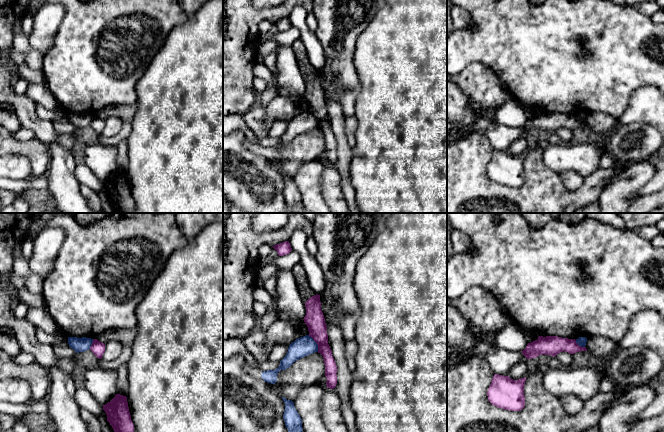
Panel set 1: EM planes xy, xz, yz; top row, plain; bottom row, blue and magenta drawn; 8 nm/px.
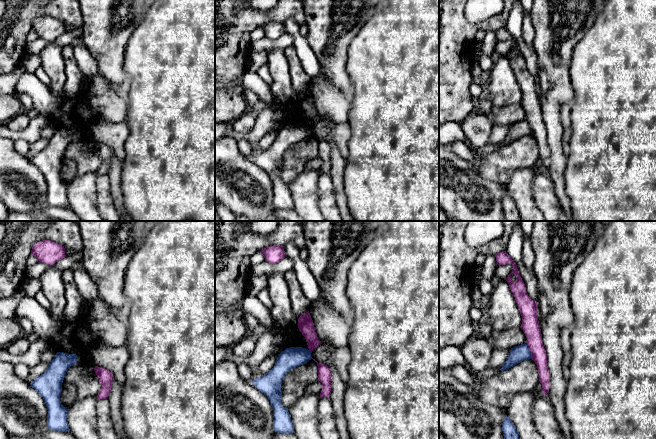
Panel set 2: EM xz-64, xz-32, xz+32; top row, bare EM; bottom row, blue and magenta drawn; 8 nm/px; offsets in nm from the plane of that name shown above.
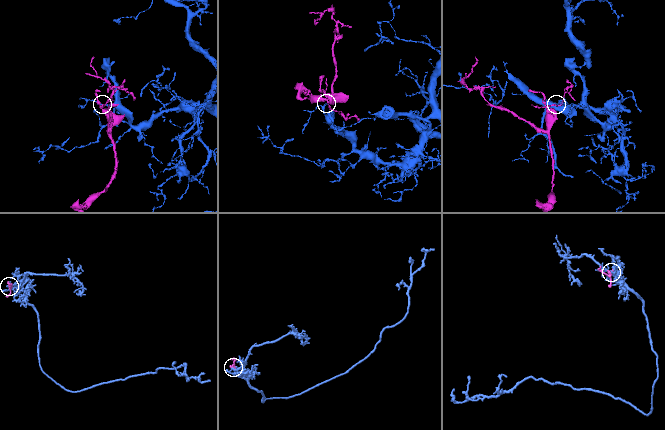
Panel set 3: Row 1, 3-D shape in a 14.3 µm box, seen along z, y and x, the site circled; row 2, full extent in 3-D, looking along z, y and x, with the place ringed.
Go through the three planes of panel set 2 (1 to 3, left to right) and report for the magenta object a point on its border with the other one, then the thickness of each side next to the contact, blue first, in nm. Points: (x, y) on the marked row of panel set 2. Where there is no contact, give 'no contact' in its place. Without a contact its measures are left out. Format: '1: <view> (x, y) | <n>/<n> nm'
1: no contact
2: xz-32 (309, 351) | 170/130 nm
3: xz+32 (530, 351) | 130/140 nm

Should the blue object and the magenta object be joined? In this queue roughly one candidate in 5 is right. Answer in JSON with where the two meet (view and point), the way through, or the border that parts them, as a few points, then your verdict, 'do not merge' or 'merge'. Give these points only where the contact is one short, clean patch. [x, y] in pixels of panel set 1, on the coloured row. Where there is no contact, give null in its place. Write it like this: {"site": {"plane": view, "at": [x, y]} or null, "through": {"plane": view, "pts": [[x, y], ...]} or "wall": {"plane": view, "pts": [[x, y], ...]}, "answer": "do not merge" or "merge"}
{"site": {"plane": "xz", "at": [316, 343]}, "wall": {"plane": "xz", "pts": [[308, 335], [316, 343], [318, 351]]}, "answer": "do not merge"}

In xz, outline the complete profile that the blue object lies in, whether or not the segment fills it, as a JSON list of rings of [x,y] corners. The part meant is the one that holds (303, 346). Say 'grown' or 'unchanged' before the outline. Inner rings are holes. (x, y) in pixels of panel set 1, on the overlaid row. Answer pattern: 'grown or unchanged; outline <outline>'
unchanged; outline [[[309,335],[300,337],[289,345],[287,354],[280,361],[279,367],[275,370],[263,371],[261,377],[265,382],[275,384],[279,371],[286,370],[295,361],[315,352],[318,352],[318,345],[313,338]]]

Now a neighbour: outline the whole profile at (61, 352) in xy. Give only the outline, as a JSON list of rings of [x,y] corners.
[[[53,346],[54,353],[57,358],[59,359],[71,359],[73,356],[76,355],[76,352],[74,349],[72,349],[69,346]]]

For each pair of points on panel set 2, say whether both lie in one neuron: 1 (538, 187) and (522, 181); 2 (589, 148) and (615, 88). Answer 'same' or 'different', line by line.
1: different
2: same

